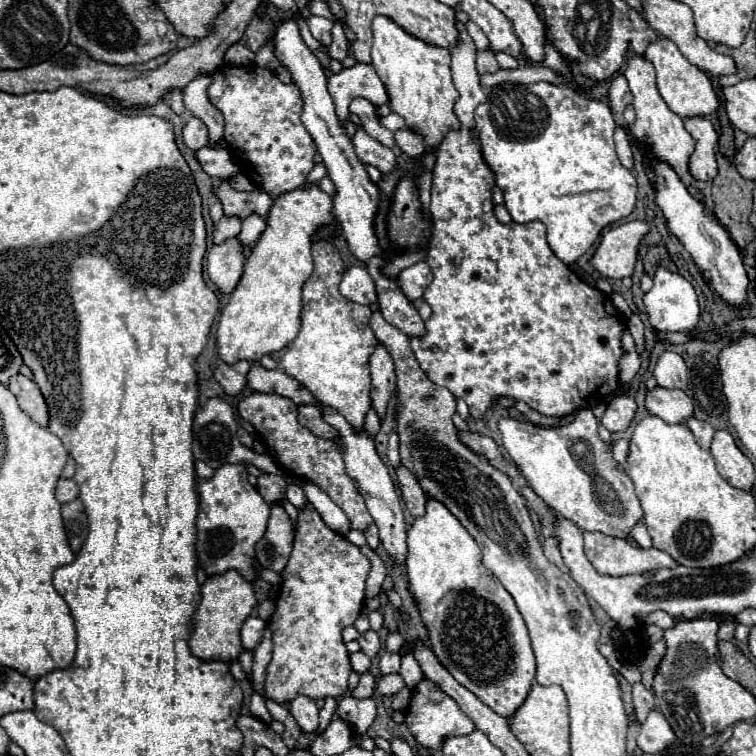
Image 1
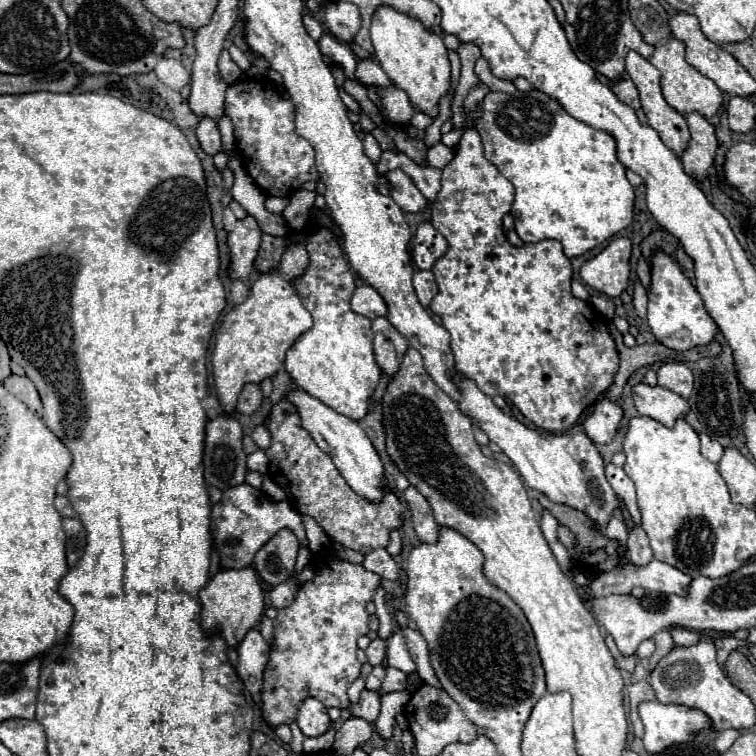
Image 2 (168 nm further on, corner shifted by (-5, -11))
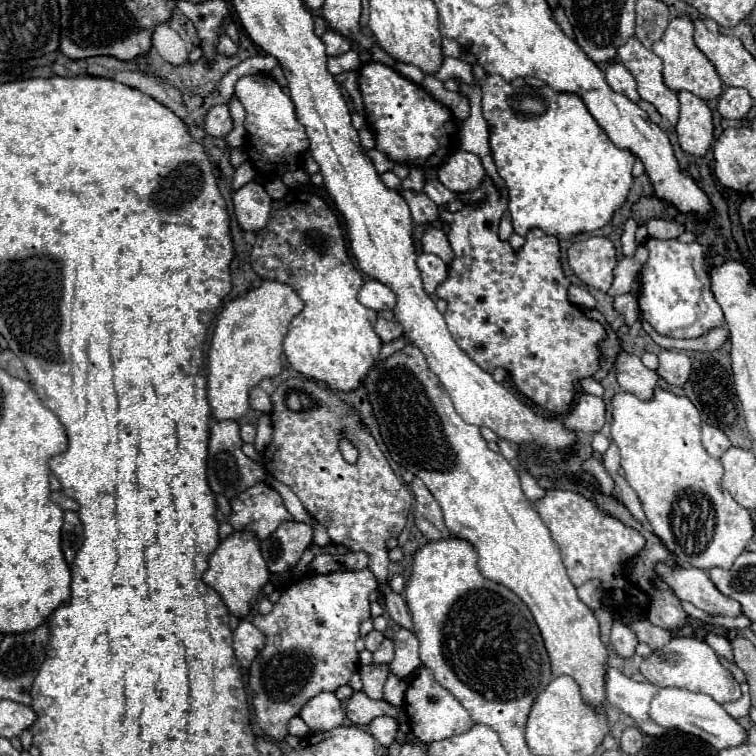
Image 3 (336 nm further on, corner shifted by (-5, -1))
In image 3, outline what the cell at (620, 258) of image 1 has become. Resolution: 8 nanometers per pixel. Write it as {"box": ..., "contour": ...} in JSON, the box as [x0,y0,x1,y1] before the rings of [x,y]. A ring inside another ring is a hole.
{"box":[567,238,617,292],"contour":[[[587,238],[583,242],[575,242],[567,250],[569,266],[575,276],[597,290],[607,292],[613,284],[613,270],[617,266],[615,246],[609,238]]]}

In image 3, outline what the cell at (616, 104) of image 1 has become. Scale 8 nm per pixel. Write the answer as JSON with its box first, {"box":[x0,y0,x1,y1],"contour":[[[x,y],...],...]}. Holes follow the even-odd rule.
{"box":[605,62,639,102],"contour":[[[613,62],[609,64],[609,68],[605,70],[605,76],[607,76],[607,84],[619,92],[619,94],[625,94],[629,100],[633,102],[639,102],[639,94],[637,94],[637,82],[635,78],[631,76],[631,72],[621,64],[621,62]]]}

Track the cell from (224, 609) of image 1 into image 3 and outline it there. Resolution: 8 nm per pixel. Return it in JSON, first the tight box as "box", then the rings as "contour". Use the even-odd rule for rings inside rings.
{"box":[203,532,269,618],"contour":[[[233,532],[209,556],[209,568],[203,574],[203,582],[221,596],[231,614],[245,618],[251,612],[251,606],[257,604],[261,588],[269,582],[269,570],[259,552],[259,540],[249,532]]]}

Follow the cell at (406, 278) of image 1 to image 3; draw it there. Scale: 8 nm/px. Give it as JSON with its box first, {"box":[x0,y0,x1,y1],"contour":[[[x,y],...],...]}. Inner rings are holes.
{"box":[417,254,447,294],"contour":[[[421,254],[417,258],[417,268],[421,272],[423,288],[425,288],[427,294],[433,294],[437,284],[443,282],[445,274],[447,274],[447,264],[435,254]]]}

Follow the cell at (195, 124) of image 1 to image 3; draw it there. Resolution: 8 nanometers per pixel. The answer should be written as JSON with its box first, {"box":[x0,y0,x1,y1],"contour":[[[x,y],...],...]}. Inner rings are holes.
{"box":[205,104,233,138],"contour":[[[225,104],[213,106],[209,110],[209,114],[205,116],[205,132],[209,136],[225,138],[231,128],[233,128],[233,122],[231,122],[231,116],[229,116],[229,108]]]}

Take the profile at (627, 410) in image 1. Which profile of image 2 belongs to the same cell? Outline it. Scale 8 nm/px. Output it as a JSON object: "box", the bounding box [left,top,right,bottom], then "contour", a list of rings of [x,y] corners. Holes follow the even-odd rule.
{"box":[583,400,623,444],"contour":[[[601,400],[595,404],[595,410],[585,418],[583,432],[595,442],[595,444],[609,444],[619,428],[619,422],[623,418],[623,410],[617,402]]]}

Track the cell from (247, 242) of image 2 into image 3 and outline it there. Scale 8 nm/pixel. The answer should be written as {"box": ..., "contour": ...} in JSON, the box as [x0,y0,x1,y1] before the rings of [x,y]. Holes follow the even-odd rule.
{"box":[233,182,271,232],"contour":[[[257,182],[245,184],[233,194],[233,210],[239,226],[249,232],[261,230],[269,220],[271,198]]]}

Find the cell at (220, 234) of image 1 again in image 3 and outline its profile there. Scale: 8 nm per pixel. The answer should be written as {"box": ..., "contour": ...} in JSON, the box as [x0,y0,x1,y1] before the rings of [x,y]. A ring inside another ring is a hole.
{"box":[233,162,255,192],"contour":[[[243,162],[237,170],[235,170],[235,178],[233,178],[233,192],[239,190],[241,186],[245,186],[245,182],[251,182],[255,178],[255,168],[249,162]]]}

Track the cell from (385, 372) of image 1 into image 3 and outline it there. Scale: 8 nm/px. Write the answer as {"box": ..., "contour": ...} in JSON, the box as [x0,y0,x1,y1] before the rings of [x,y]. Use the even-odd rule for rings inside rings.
{"box":[375,310,403,342],"contour":[[[389,310],[377,314],[375,332],[377,332],[377,336],[379,336],[383,342],[393,342],[393,340],[397,340],[397,338],[403,336],[403,328],[401,328],[401,324],[397,322],[395,314],[389,312]]]}

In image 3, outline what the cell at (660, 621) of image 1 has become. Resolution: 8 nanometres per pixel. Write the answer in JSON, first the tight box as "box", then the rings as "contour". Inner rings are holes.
{"box":[703,630,733,662],"contour":[[[705,630],[705,636],[703,636],[703,640],[719,654],[719,656],[723,656],[723,658],[727,658],[727,660],[731,660],[733,662],[733,652],[731,652],[731,644],[729,644],[729,640],[725,638],[725,636],[717,636],[717,634],[713,634],[713,632],[709,632],[709,630]]]}

